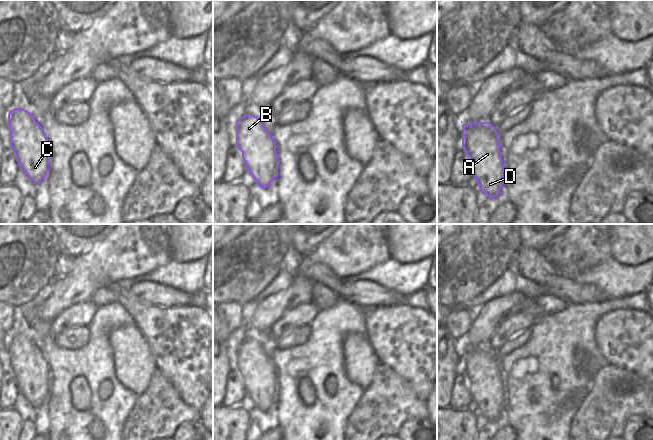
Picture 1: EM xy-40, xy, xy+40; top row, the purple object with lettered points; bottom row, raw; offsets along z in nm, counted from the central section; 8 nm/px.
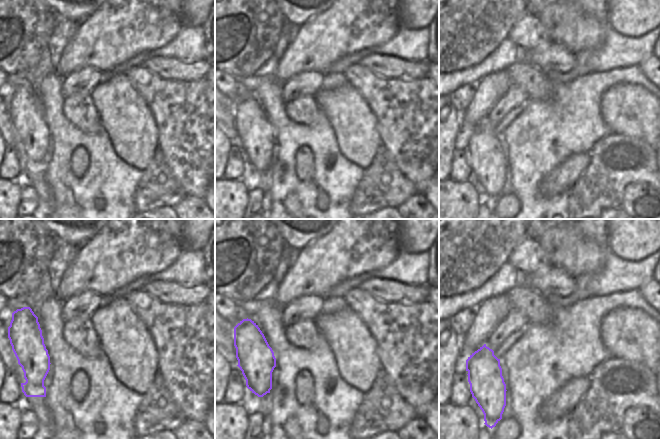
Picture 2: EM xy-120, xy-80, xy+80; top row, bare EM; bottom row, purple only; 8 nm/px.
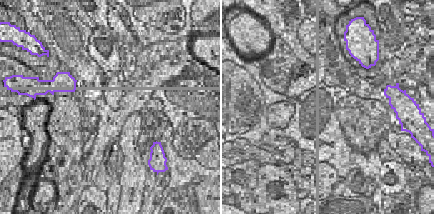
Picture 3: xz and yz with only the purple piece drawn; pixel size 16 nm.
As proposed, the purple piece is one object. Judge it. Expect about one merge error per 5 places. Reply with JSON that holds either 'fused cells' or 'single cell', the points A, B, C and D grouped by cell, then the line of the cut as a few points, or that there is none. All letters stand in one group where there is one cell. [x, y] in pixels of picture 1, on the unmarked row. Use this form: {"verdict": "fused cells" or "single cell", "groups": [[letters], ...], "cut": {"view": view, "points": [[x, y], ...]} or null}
{"verdict": "single cell", "groups": [["A", "B", "C", "D"]], "cut": null}

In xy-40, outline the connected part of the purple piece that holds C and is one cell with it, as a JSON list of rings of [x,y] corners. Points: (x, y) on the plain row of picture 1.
[[[23,332],[8,338],[10,372],[16,380],[20,394],[32,408],[39,408],[48,395],[50,367],[46,357],[32,338]]]

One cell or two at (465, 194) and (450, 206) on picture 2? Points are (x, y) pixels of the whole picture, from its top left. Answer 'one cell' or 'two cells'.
one cell

